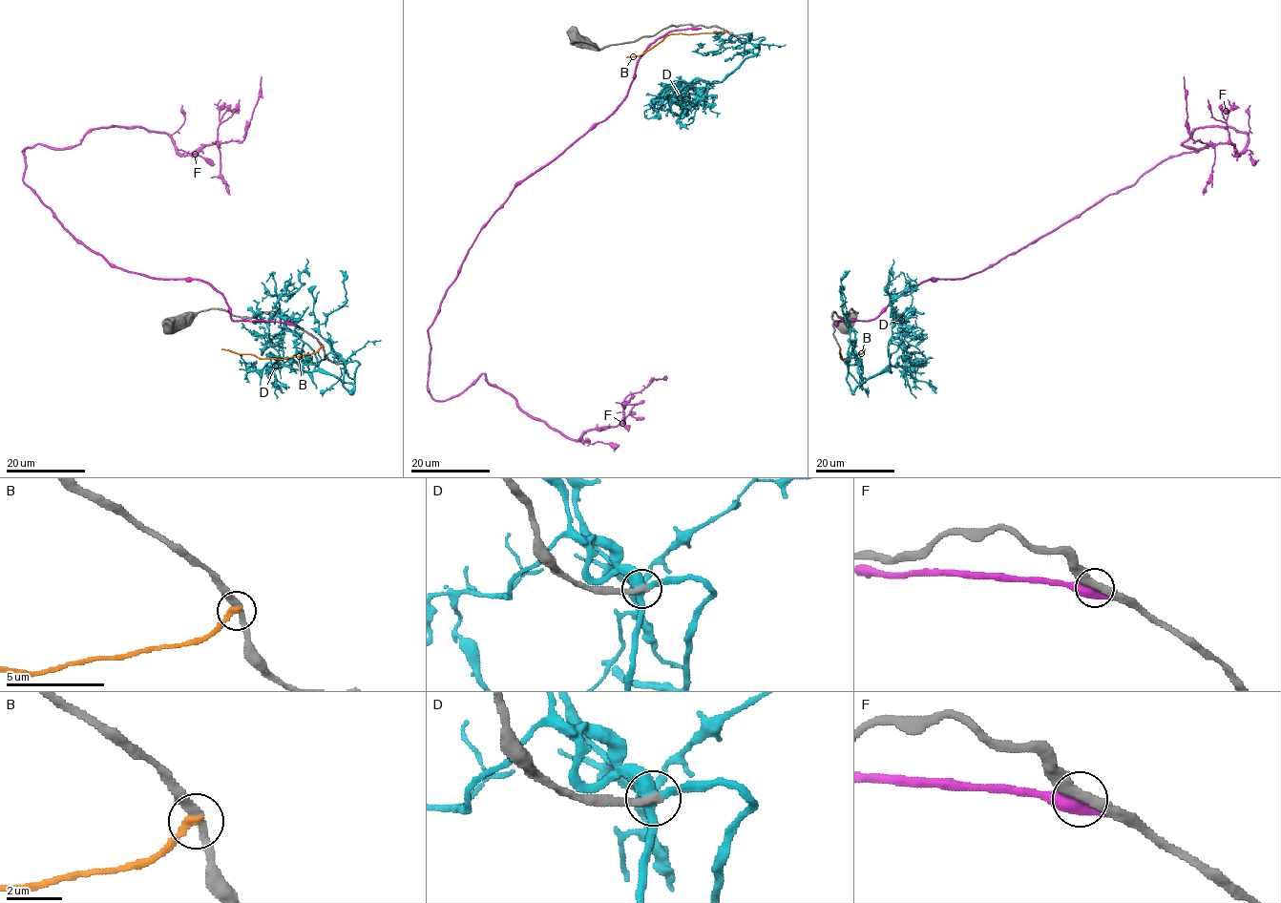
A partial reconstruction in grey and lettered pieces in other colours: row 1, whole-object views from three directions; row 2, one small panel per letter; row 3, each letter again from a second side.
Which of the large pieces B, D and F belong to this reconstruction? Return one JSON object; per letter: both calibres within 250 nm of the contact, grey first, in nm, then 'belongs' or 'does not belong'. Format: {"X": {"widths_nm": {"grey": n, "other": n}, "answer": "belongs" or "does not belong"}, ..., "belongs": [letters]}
{"B": {"widths_nm": {"grey": 220, "other": 240}, "answer": "does not belong"}, "D": {"widths_nm": {"grey": 280, "other": 360}, "answer": "belongs"}, "F": {"widths_nm": {"grey": 280, "other": 480}, "answer": "does not belong"}, "belongs": ["D"]}

